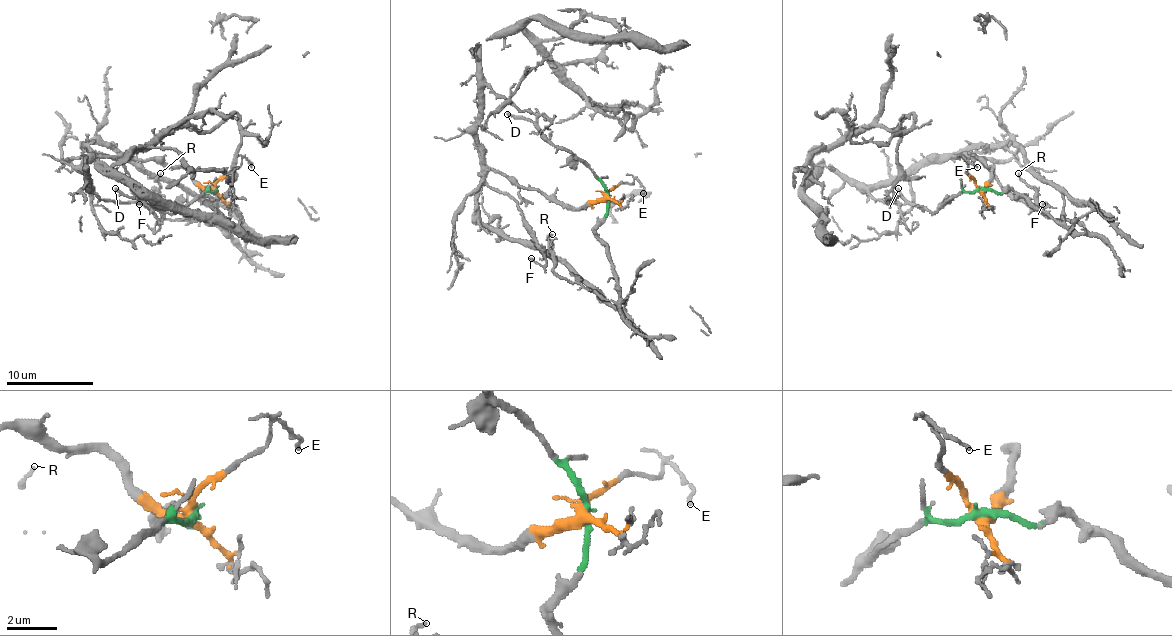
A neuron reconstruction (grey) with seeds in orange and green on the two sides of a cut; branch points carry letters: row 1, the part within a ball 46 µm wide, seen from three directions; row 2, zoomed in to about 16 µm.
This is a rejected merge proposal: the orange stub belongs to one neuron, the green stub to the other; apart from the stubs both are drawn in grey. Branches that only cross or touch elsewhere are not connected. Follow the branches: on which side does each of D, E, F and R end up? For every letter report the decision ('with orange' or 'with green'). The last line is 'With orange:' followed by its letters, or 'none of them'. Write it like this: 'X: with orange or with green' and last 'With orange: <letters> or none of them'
D: with green
E: with orange
F: with orange
R: with green
With orange: E, F

